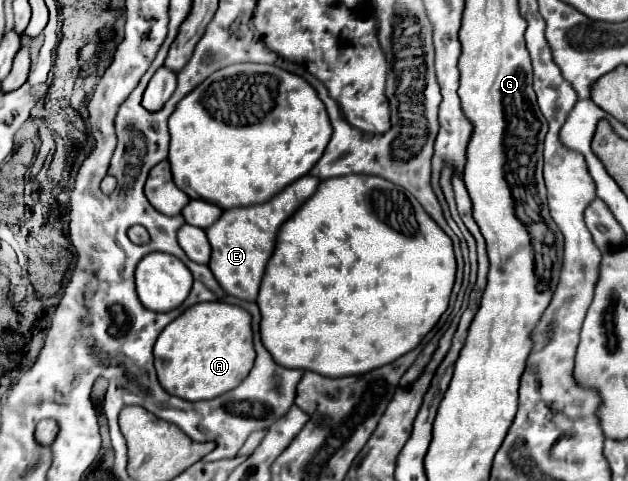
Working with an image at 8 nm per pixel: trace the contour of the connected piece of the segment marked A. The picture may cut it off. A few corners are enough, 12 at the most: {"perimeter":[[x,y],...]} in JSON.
{"perimeter":[[191,305],[159,333],[159,383],[185,401],[253,367],[251,315]]}

